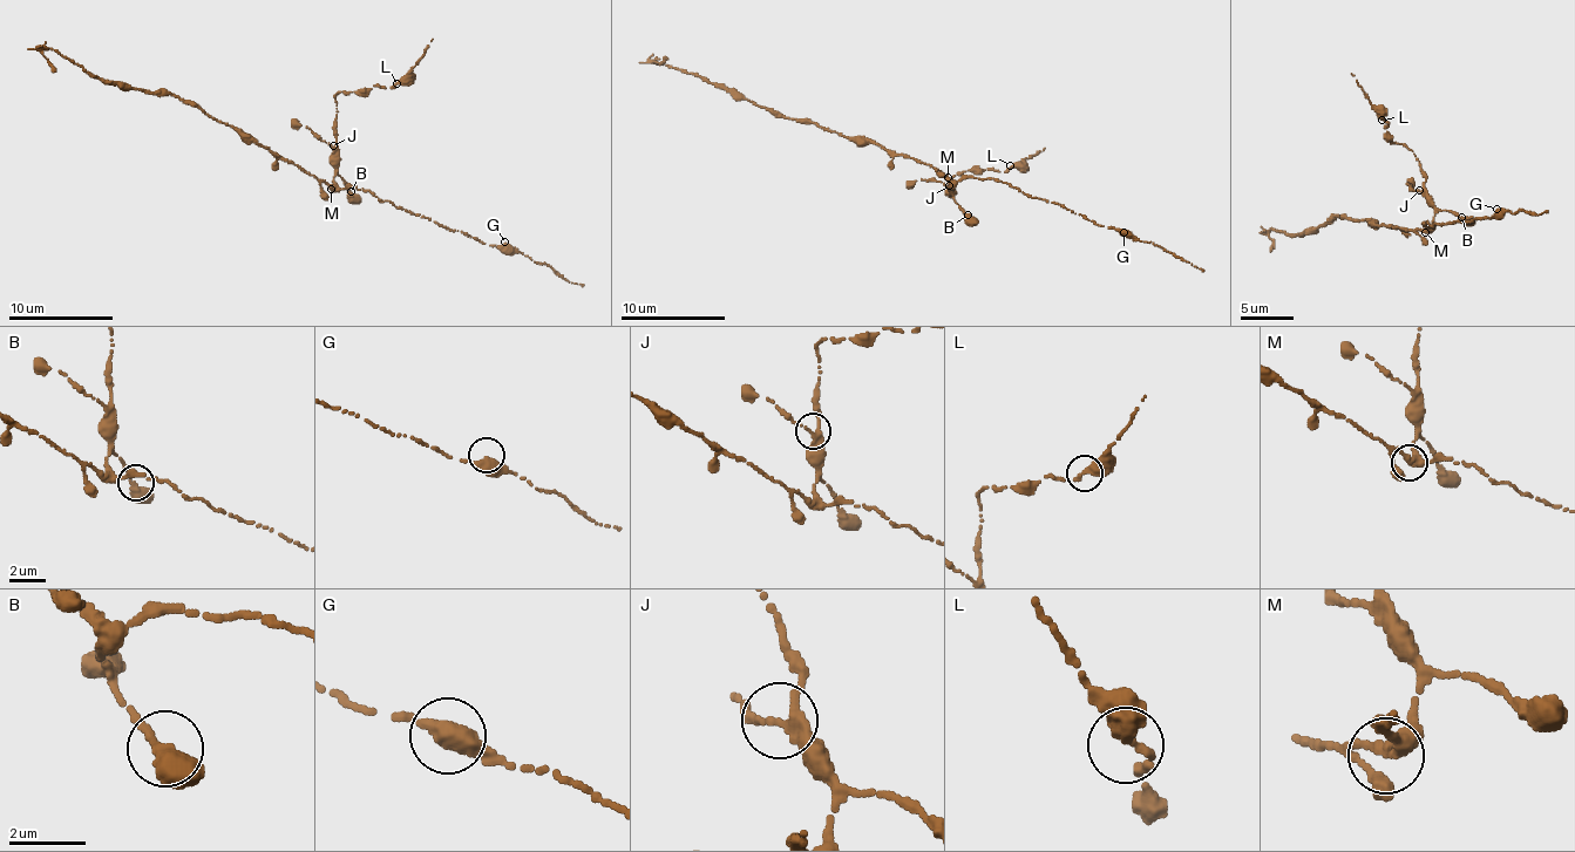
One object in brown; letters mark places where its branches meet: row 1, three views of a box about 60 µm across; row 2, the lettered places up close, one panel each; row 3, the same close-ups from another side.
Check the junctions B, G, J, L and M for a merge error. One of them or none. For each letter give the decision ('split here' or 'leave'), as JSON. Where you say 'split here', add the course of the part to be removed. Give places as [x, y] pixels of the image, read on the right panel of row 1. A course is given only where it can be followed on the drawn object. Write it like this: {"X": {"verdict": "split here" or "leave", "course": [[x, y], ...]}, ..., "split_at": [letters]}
{"B": {"verdict": "leave"}, "G": {"verdict": "leave"}, "J": {"verdict": "leave"}, "L": {"verdict": "leave"}, "M": {"verdict": "leave"}, "split_at": []}

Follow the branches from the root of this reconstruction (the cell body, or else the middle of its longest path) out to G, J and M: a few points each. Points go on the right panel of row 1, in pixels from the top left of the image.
G: (1403, 230), (1427, 229), (1428, 220), (1439, 225), (1453, 220), (1464, 223), (1474, 217), (1488, 219), (1497, 209)
J: (1403, 230), (1417, 231), (1432, 225), (1436, 209), (1419, 190)
M: (1403, 230), (1425, 233)

